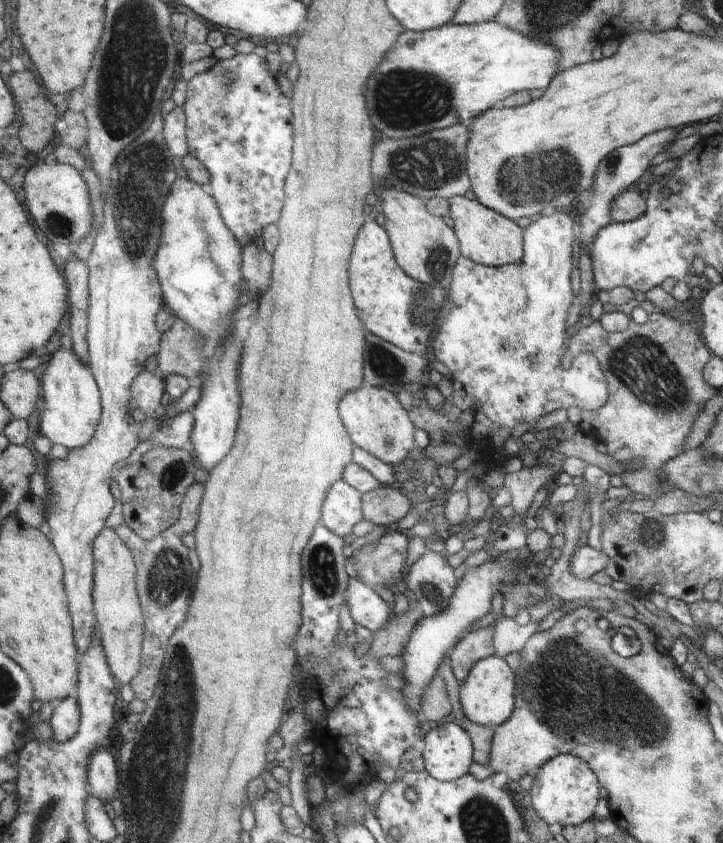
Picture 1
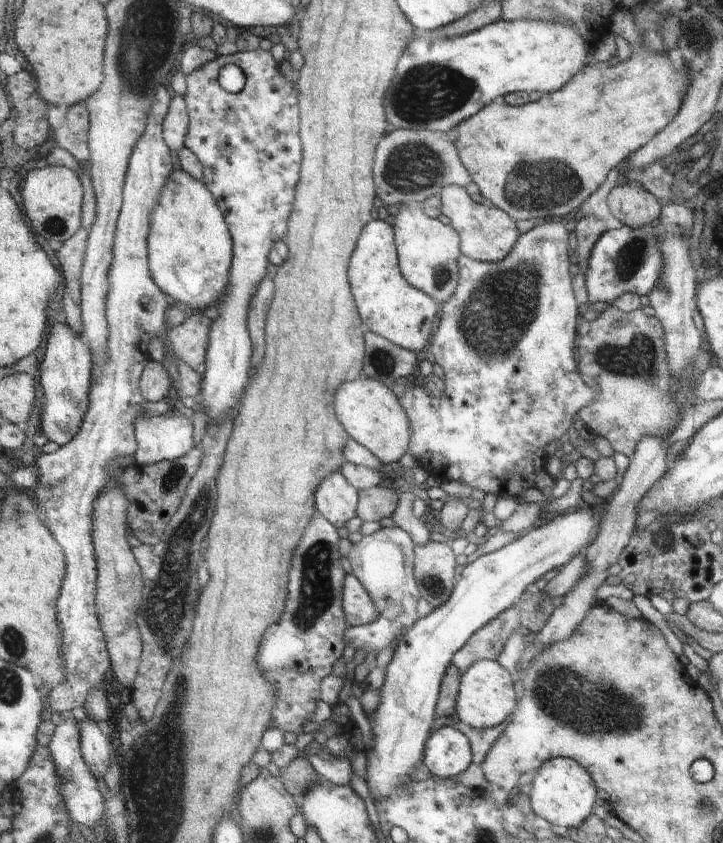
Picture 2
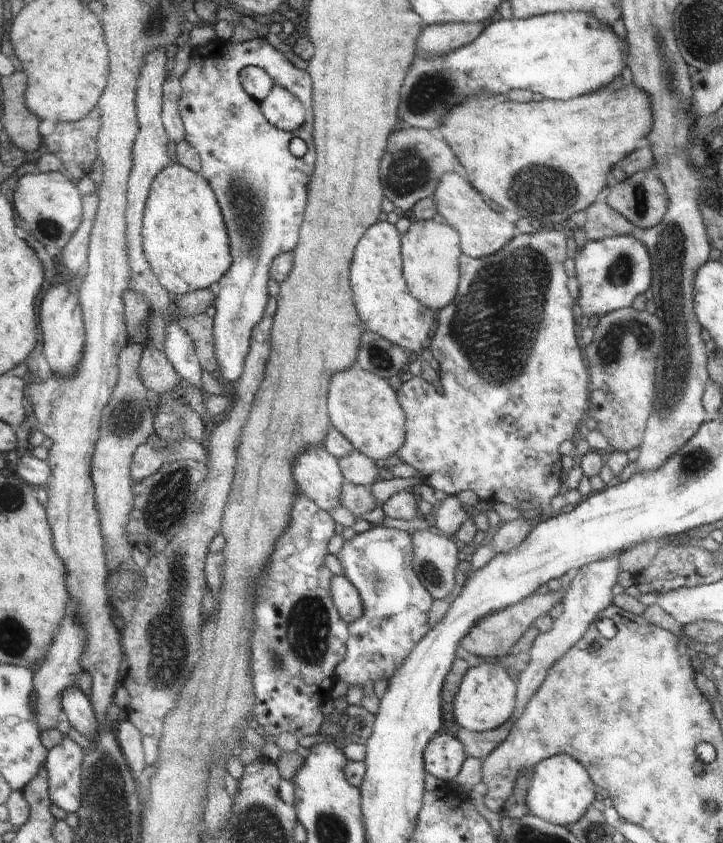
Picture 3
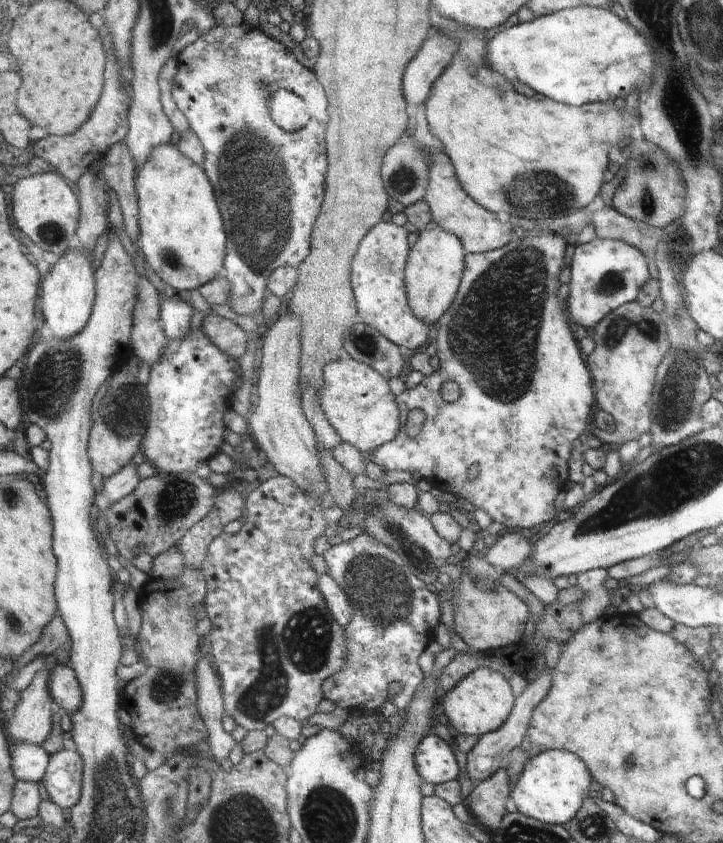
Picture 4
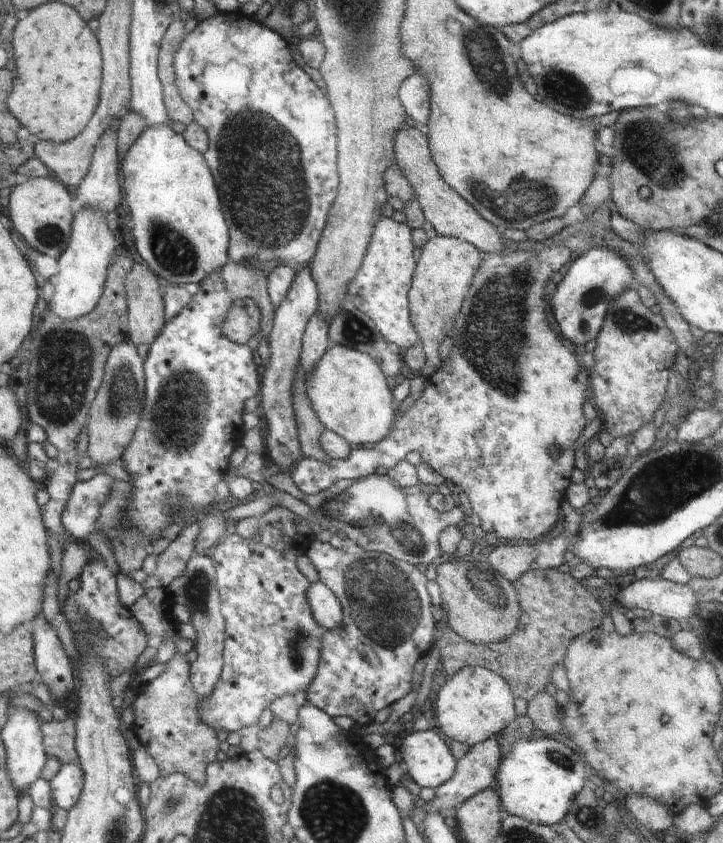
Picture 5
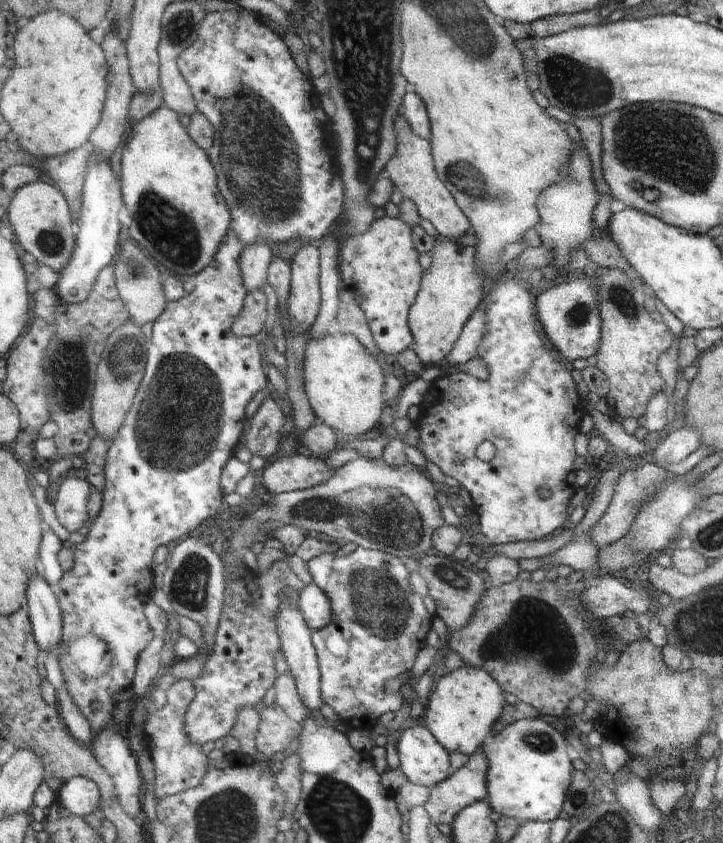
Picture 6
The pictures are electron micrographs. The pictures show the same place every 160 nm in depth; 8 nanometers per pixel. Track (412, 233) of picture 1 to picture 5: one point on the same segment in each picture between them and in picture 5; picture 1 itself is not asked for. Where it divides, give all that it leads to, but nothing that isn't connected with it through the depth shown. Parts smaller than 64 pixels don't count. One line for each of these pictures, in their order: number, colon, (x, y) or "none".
2: (429, 250)
3: (431, 252)
4: (436, 264)
5: (446, 268)

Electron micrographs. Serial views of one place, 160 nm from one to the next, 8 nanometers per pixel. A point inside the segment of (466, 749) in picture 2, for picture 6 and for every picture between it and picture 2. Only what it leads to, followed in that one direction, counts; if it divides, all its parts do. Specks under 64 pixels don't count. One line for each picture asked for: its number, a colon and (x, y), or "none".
3: (444, 755)
4: (435, 761)
5: (424, 755)
6: (424, 761)

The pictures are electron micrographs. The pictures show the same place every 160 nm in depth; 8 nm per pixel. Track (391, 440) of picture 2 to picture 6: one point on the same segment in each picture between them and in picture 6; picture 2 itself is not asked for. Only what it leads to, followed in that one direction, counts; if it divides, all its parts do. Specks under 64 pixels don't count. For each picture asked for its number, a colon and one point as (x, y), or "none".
3: (363, 408)
4: (355, 399)
5: (348, 392)
6: (344, 383)

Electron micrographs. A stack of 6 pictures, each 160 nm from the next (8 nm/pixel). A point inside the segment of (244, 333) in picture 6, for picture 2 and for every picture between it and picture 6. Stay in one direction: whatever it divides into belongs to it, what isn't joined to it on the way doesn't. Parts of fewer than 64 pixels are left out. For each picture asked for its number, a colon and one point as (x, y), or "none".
2: (189, 341)
3: (200, 327)
4: (223, 332)
5: (243, 321)

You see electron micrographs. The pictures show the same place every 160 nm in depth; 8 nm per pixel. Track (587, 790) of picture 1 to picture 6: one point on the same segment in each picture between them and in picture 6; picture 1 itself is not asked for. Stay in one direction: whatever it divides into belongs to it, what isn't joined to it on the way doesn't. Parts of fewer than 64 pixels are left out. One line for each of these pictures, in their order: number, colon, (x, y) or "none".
2: (563, 793)
3: (560, 791)
4: (551, 788)
5: (539, 780)
6: (528, 776)

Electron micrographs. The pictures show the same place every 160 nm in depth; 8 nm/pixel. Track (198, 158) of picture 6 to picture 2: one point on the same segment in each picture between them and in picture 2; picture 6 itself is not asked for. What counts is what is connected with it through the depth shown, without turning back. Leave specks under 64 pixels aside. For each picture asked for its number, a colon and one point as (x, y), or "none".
2: (191, 252)
3: (187, 242)
4: (183, 240)
5: (180, 231)

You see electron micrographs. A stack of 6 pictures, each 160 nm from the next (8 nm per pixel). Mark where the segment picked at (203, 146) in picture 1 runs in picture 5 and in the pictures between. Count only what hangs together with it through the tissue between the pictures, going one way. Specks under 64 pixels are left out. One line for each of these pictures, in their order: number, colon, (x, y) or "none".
2: (247, 141)
3: (261, 188)
4: (269, 182)
5: (272, 136)

